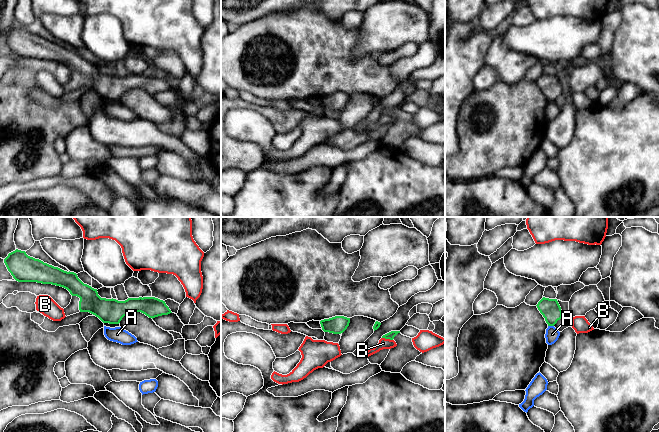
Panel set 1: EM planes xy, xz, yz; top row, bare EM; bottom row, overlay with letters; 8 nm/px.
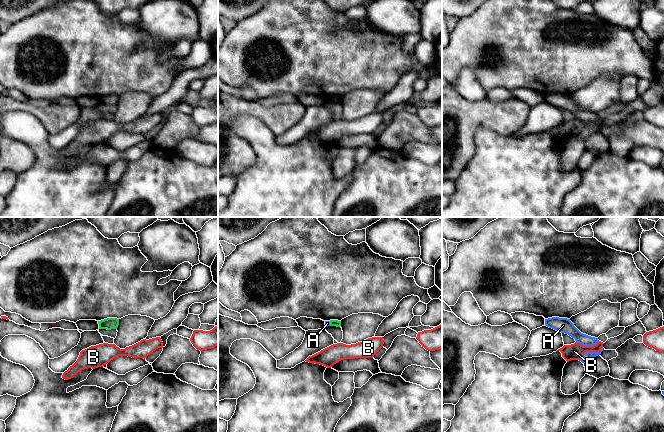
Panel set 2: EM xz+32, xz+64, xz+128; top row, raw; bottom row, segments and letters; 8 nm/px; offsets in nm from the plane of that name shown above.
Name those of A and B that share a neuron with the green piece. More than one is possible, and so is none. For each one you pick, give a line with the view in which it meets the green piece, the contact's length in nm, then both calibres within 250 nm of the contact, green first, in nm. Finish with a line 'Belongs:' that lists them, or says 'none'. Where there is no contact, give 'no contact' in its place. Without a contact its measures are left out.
Belongs: none

